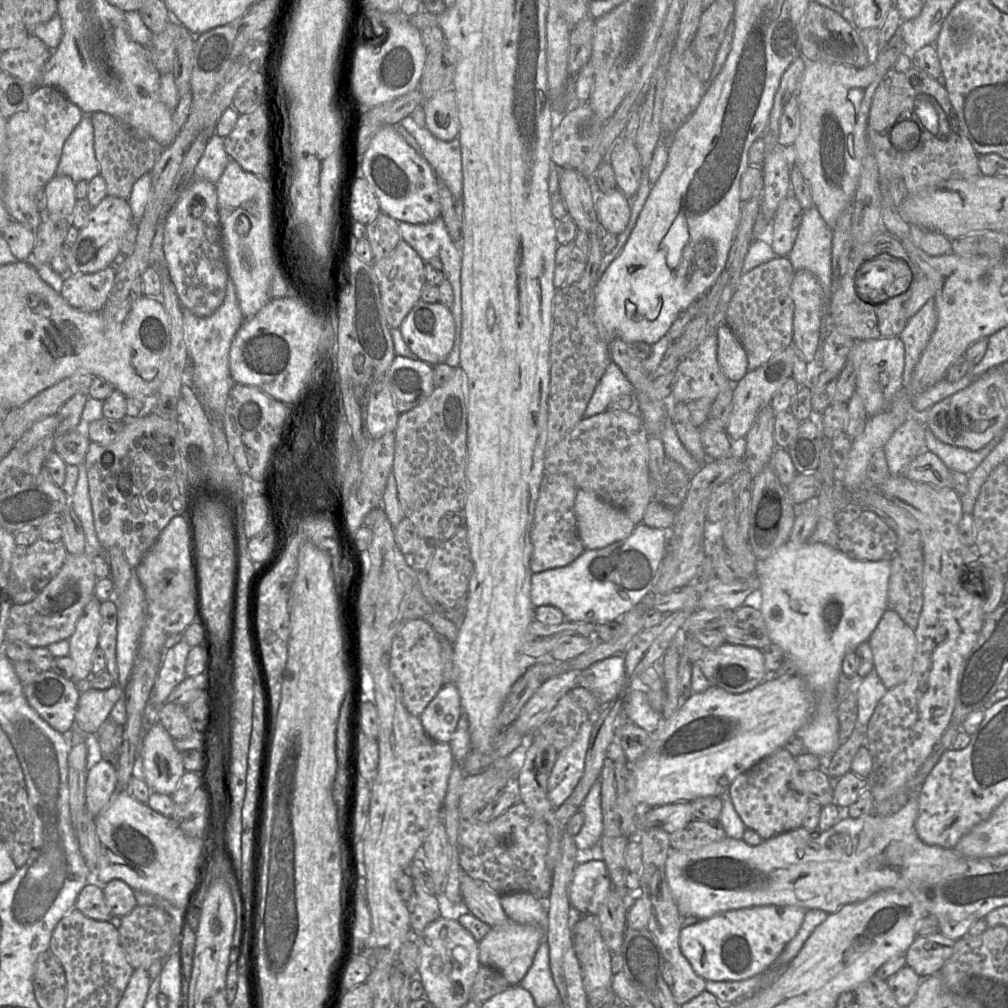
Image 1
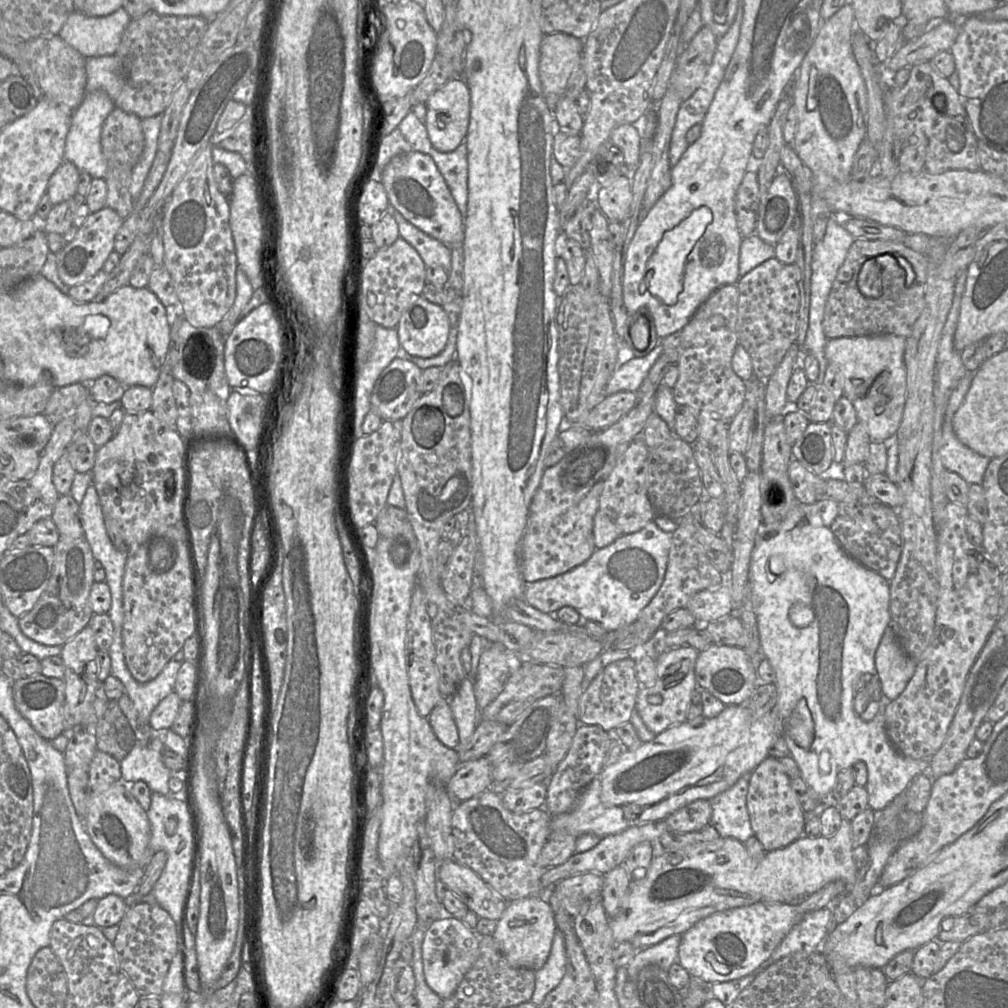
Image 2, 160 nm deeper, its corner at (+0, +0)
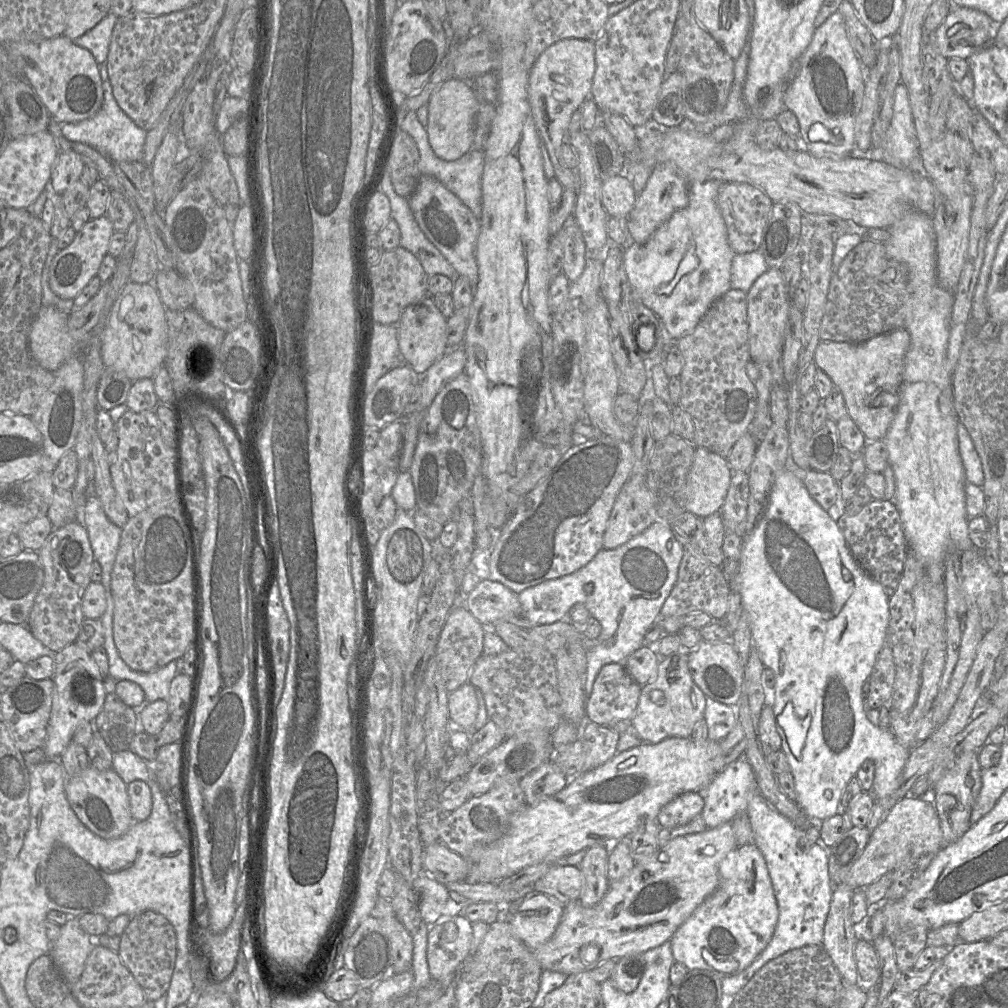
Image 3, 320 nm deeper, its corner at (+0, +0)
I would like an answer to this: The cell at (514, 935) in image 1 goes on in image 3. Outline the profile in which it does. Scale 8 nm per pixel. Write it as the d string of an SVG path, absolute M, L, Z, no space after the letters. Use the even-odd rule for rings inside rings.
M533 893L521 900L510 924L517 937L529 949L535 950L553 936L563 909L563 905L546 894Z

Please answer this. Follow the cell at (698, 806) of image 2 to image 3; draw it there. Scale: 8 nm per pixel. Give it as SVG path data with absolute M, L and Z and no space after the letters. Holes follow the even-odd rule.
M699 792L683 793L661 808L657 816L660 827L674 828L691 821L701 814L704 798Z

